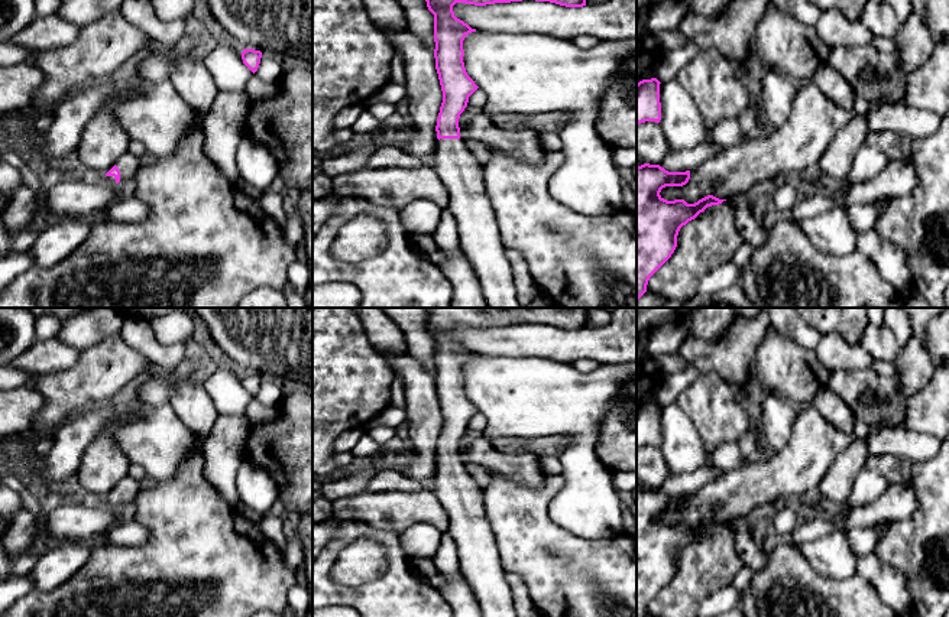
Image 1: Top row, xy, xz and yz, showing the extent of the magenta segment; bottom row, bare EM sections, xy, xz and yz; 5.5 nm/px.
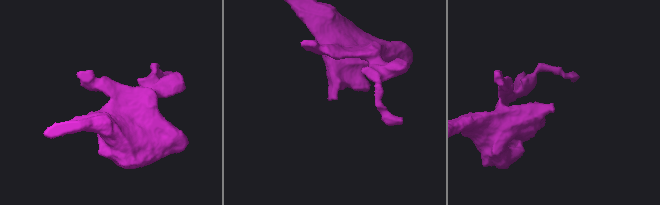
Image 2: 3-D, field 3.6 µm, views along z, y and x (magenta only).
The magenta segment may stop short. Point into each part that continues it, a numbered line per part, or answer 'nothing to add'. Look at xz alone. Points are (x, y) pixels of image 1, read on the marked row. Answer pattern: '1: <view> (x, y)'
1: xz (479, 237)

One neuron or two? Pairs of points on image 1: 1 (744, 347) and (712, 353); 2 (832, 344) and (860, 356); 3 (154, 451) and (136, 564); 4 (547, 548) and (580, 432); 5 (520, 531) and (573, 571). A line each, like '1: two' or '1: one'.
1: one
2: one
3: two
4: two
5: one

